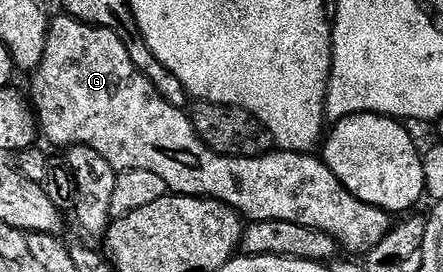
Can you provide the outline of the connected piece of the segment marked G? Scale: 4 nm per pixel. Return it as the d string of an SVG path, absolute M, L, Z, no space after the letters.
M69 16L51 17L50 30L46 33L46 47L44 48L44 60L38 66L38 69L33 71L32 78L34 83L30 86L29 97L32 99L33 110L37 114L37 122L41 133L46 136L47 140L54 146L62 146L61 148L69 148L72 146L87 146L88 148L96 148L96 152L100 152L100 156L104 156L104 160L108 160L108 164L112 164L112 168L119 172L124 170L143 170L144 172L156 172L156 176L160 176L160 180L164 180L167 191L176 194L187 194L193 198L215 198L216 201L224 203L226 206L232 207L238 211L243 219L250 222L263 222L264 220L288 220L292 224L304 224L304 228L316 228L320 232L324 232L328 236L332 236L338 241L339 247L343 251L346 250L347 255L365 256L370 253L372 248L376 248L376 244L380 244L380 240L384 240L384 236L392 229L391 215L385 210L369 206L361 202L356 196L352 196L352 192L348 192L344 188L344 184L340 184L340 180L336 180L333 172L327 168L326 163L321 157L315 156L310 152L299 152L297 150L284 150L281 148L275 149L273 152L260 156L259 158L225 158L222 154L212 152L207 148L202 141L199 140L194 126L190 122L190 115L185 109L168 104L156 92L156 88L144 77L136 68L136 64L132 64L132 60L128 56L128 48L124 48L124 44L120 40L120 36L116 36L112 32L108 32L99 26L89 26L86 22L77 22L75 18Z

